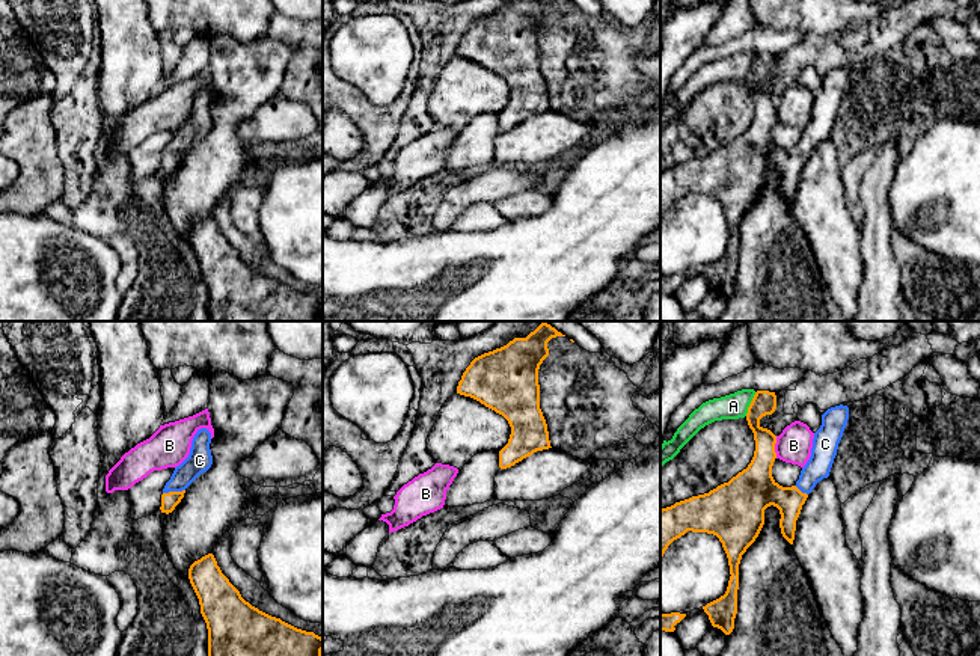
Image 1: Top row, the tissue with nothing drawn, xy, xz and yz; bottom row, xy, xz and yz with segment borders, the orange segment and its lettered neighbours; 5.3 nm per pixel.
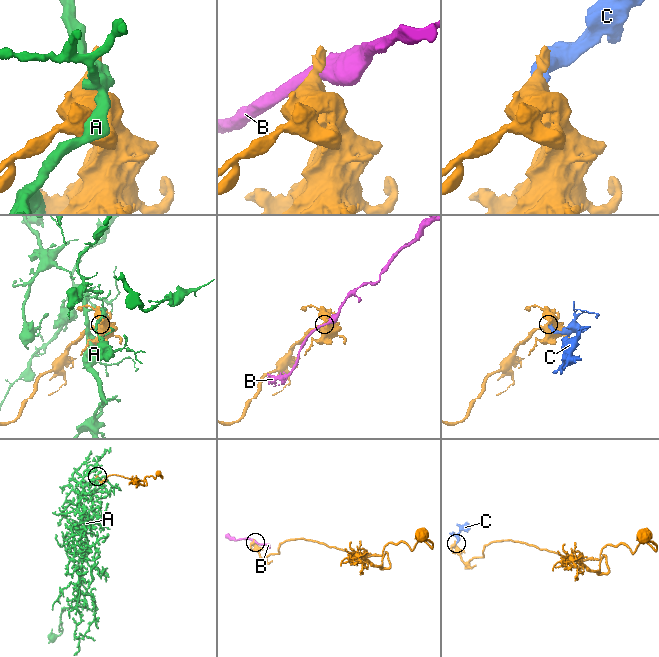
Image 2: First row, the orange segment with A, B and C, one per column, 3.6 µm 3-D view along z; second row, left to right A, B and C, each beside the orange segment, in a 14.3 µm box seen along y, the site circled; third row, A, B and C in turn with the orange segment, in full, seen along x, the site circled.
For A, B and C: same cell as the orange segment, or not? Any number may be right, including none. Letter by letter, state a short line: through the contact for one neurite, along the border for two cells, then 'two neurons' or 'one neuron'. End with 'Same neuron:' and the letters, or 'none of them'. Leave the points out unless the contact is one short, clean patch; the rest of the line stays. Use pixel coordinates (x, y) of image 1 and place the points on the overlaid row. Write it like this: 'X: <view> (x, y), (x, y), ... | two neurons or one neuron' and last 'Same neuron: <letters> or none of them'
A: two neurons
B: yz (777, 436), (775, 457) | two neurons
C: xy (169, 501), (174, 492), (178, 481), (199, 460) | one neuron
Same neuron: C

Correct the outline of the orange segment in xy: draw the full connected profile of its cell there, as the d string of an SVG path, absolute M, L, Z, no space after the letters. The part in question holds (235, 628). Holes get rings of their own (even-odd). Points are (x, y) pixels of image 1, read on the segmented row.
M213 553L190 566L188 579L207 623L208 656L321 656L321 636L297 629L246 602L222 573Z

